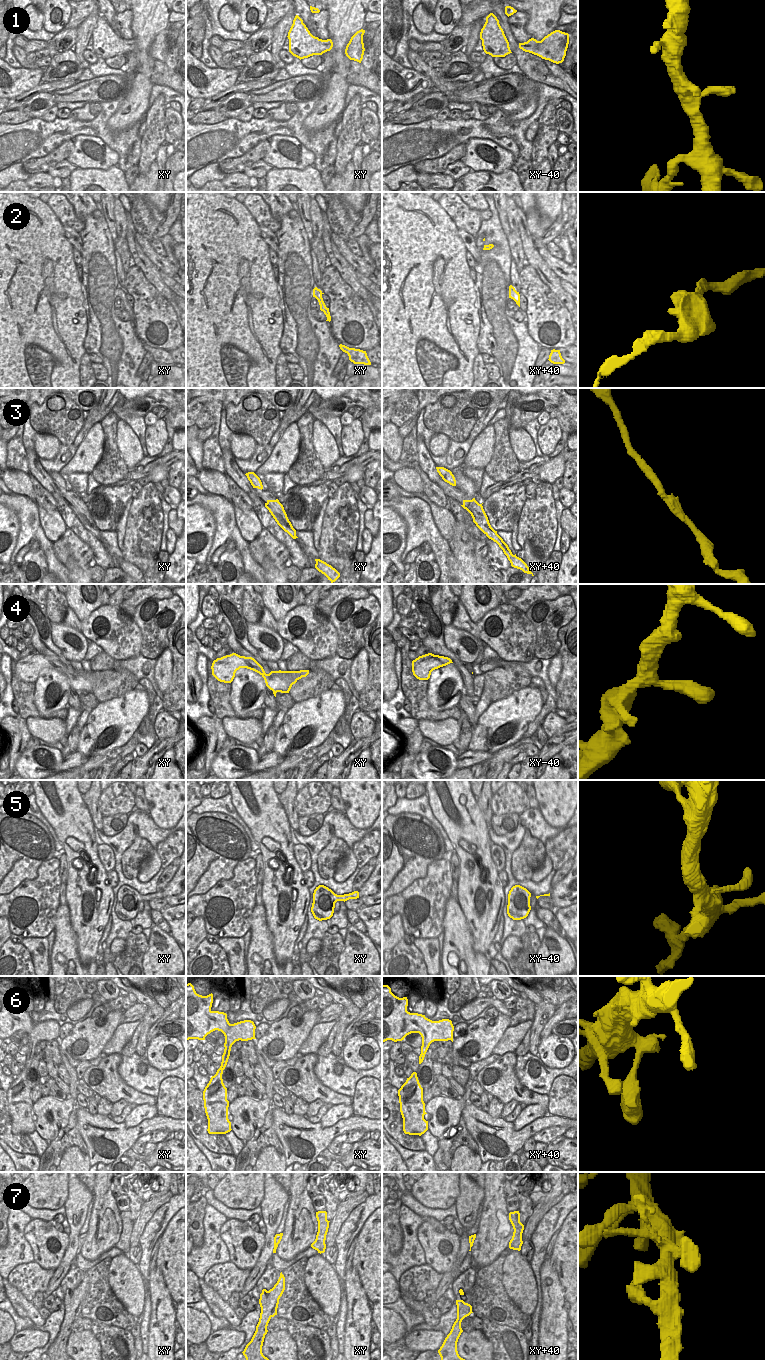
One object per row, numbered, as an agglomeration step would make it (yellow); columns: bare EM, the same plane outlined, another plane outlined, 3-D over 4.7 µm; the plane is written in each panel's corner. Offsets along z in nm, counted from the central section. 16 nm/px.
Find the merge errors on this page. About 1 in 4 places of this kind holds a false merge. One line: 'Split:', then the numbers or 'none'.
Split: 3

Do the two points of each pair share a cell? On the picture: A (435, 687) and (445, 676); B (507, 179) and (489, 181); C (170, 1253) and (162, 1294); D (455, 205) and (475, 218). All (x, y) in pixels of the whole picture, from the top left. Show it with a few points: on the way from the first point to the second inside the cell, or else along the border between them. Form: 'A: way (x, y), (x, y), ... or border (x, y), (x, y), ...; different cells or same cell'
A: way (438, 684), (443, 679); same cell
B: way (503, 181), (493, 181); same cell
C: border (156, 1266), (172, 1299); different cells
D: way (460, 210), (470, 218); same cell

